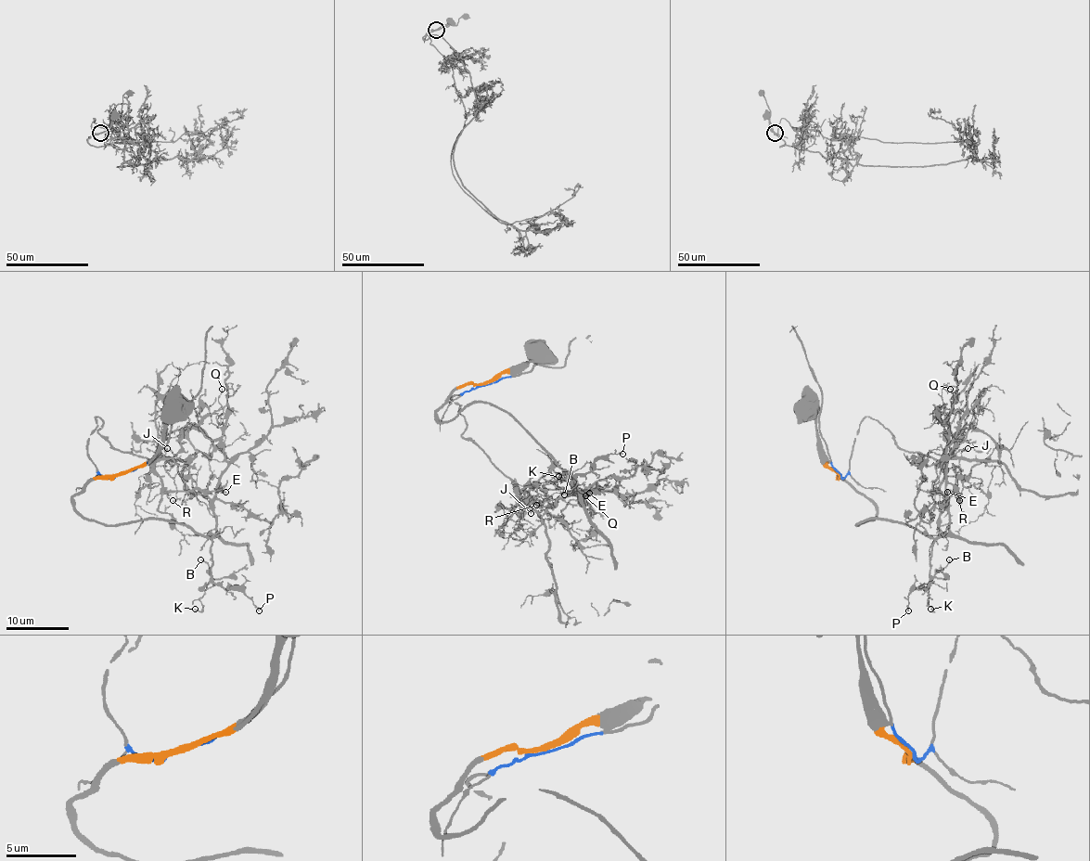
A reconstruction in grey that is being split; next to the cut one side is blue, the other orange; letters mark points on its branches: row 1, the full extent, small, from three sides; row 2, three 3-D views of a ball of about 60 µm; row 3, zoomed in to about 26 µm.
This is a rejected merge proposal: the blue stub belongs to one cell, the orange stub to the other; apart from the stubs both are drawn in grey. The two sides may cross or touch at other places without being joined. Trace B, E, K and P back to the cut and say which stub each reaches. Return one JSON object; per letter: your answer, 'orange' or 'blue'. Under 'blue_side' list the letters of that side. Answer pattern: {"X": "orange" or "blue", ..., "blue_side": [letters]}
{"B": "orange", "E": "orange", "K": "orange", "P": "orange", "blue_side": []}

